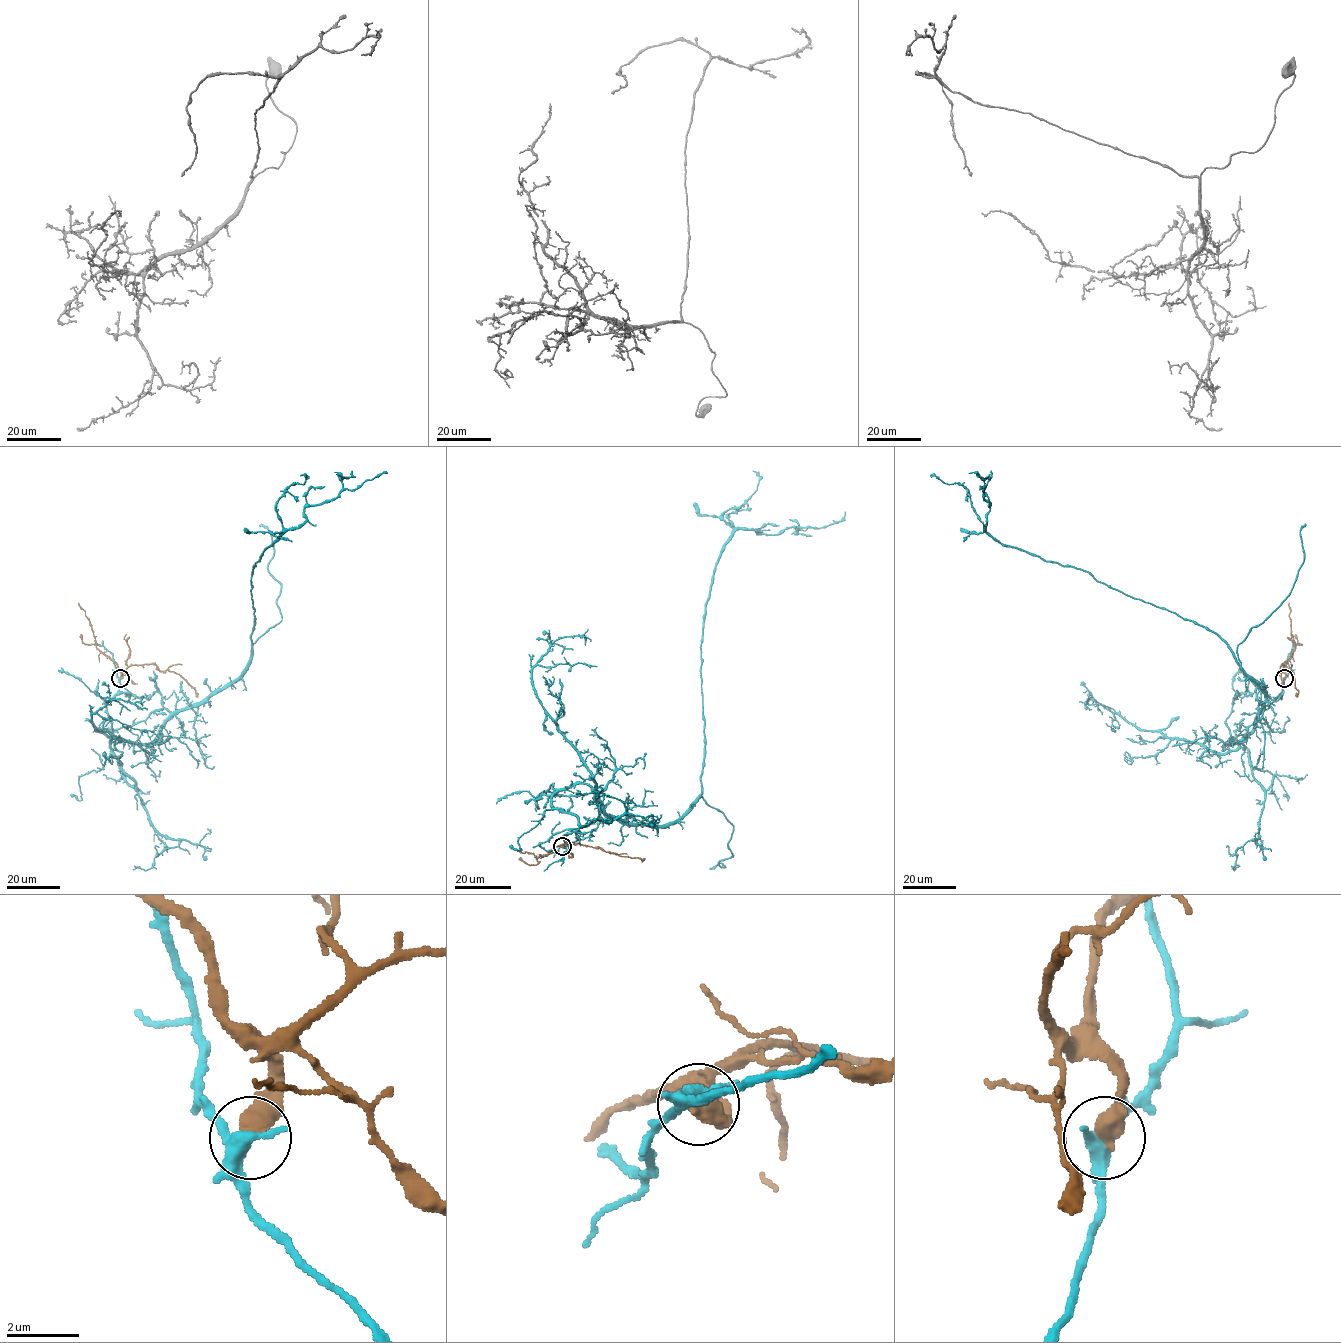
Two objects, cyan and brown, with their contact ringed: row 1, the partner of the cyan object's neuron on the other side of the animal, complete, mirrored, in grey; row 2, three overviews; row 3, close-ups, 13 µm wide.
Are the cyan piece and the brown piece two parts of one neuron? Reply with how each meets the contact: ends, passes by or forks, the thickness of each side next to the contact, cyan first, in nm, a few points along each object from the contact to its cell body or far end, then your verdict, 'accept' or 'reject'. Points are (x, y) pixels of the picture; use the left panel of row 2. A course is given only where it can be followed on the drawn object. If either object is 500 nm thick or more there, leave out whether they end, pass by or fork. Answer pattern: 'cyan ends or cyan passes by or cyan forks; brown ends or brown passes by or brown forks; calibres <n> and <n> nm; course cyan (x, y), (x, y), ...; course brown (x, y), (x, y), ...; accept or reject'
calibres 400 and 550 nm; course cyan (120, 678), (146, 700), (158, 691), (171, 712), (236, 680), (252, 656), (263, 552), (307, 506), (387, 473); course brown (120, 678), (121, 672), (132, 665), (154, 664), (160, 671), (178, 673), (197, 696); reject

